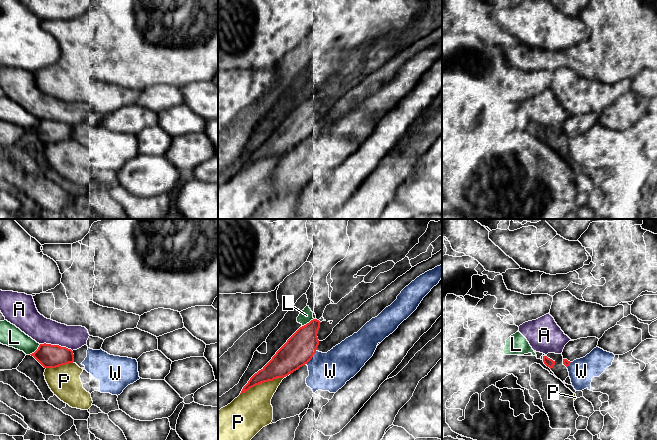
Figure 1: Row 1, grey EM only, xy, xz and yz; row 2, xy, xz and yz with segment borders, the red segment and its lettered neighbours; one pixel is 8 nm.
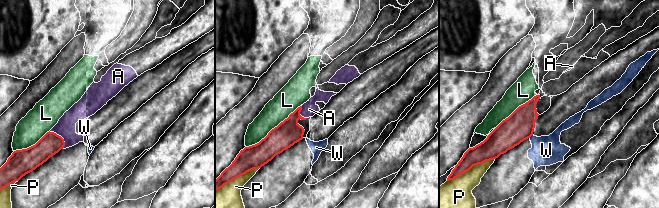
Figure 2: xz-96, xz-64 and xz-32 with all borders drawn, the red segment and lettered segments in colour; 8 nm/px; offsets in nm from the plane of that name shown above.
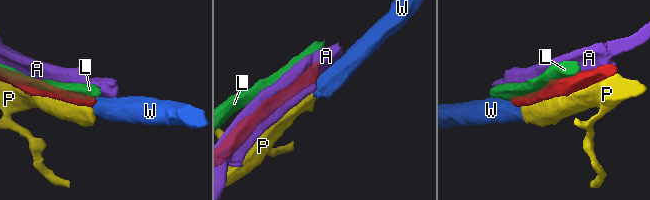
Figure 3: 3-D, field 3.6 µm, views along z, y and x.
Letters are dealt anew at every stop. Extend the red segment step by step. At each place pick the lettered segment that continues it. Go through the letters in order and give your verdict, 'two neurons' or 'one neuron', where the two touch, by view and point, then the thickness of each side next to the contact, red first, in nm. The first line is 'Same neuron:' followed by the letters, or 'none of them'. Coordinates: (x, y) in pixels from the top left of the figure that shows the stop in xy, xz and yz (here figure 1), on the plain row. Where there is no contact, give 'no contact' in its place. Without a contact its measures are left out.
Same neuron: none of them
A: two neurons; contact xy (56, 121); calibres 190 and 200 nm
L: two neurons; contact xy (36, 126); calibres 190 and 170 nm
P: two neurons; contact xz (264, 157); calibres 200 and 300 nm
W: two neurons; contact xz (311, 134); calibres 240 and 320 nm

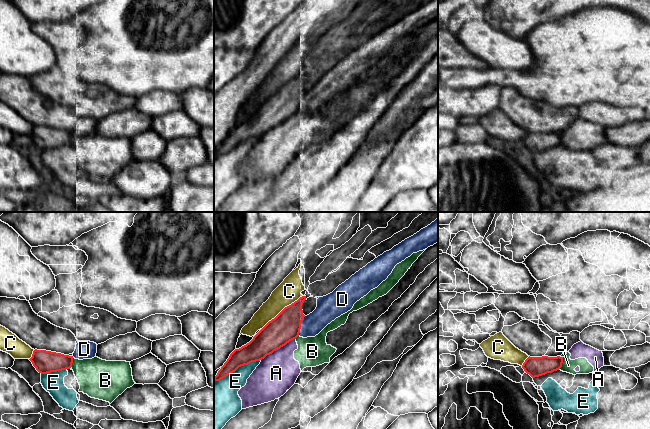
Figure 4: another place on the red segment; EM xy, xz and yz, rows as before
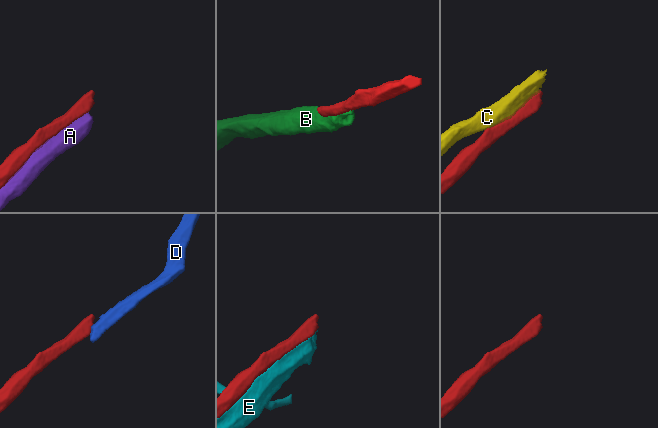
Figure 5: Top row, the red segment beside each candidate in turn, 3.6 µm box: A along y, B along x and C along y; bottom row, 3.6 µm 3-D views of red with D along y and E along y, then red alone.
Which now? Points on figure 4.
Same neuron: D
A: two neurons; contact xz (278, 124); calibres 240 and 320 nm
B: two neurons; contact yz (562, 138); calibres 160 and 110 nm
C: two neurons; contact xz (282, 86); calibres 240 and 190 nm
D: one neuron; contact xz (300, 102); calibres 240 and 180 nm
E: two neurons; contact xz (237, 144); calibres 180 and 240 nm

